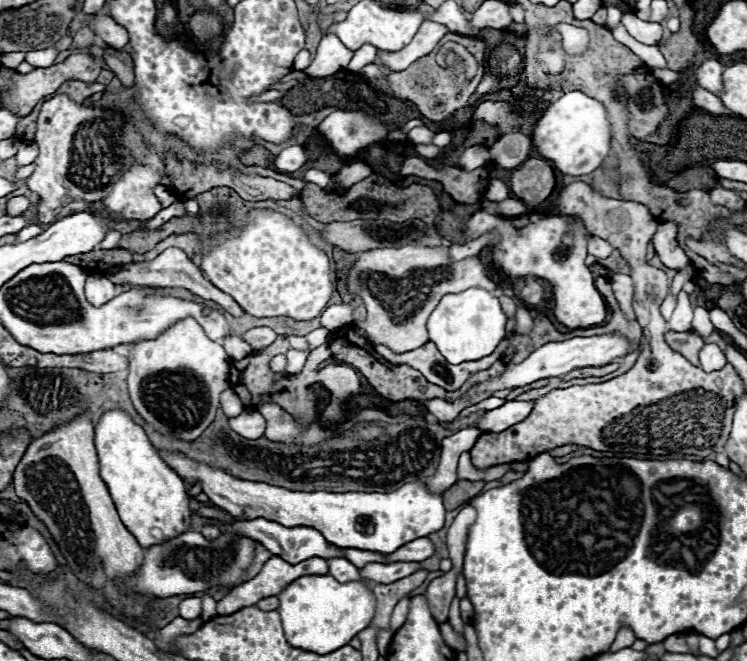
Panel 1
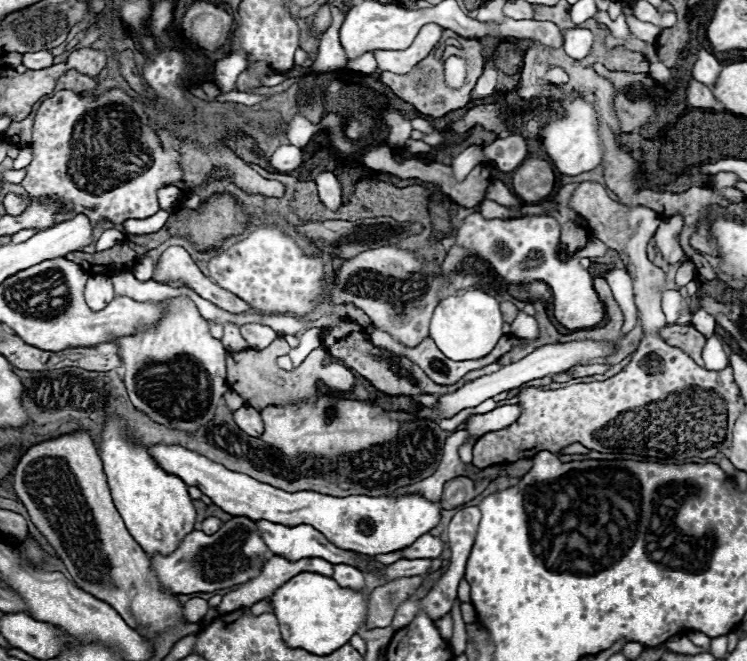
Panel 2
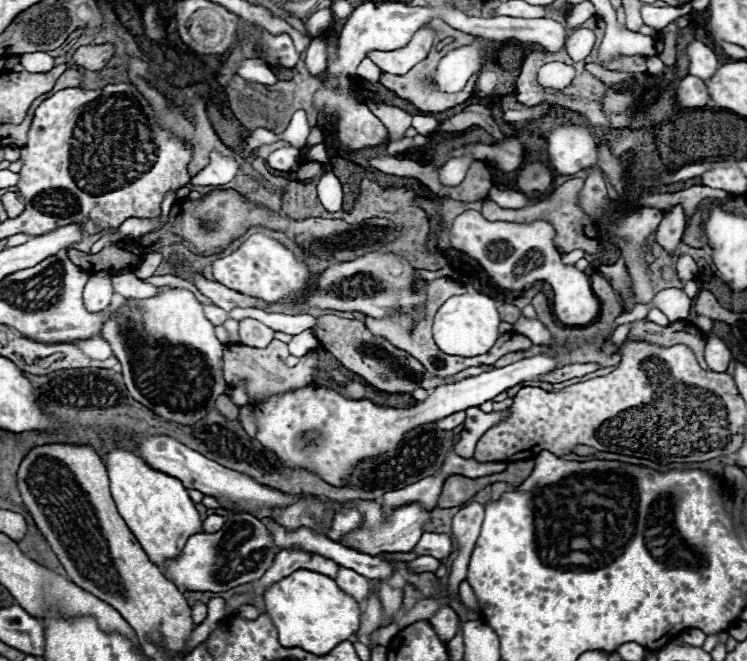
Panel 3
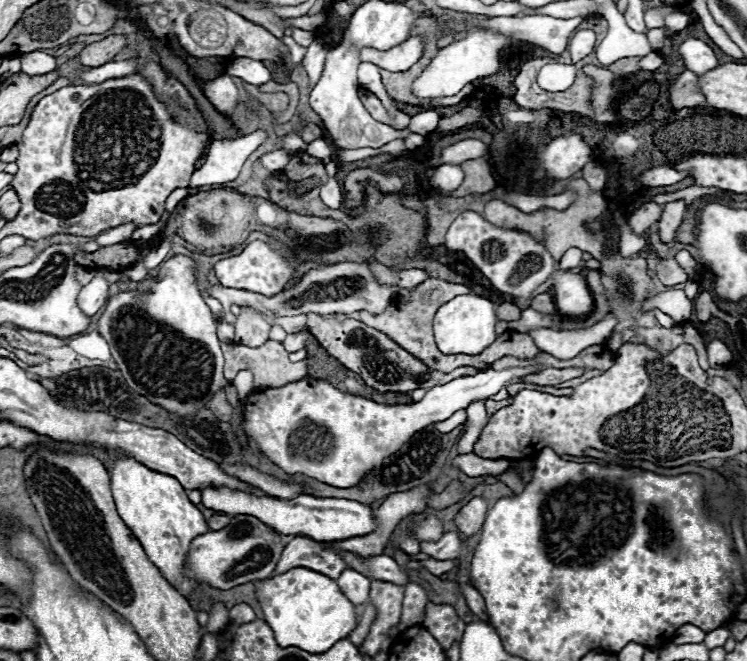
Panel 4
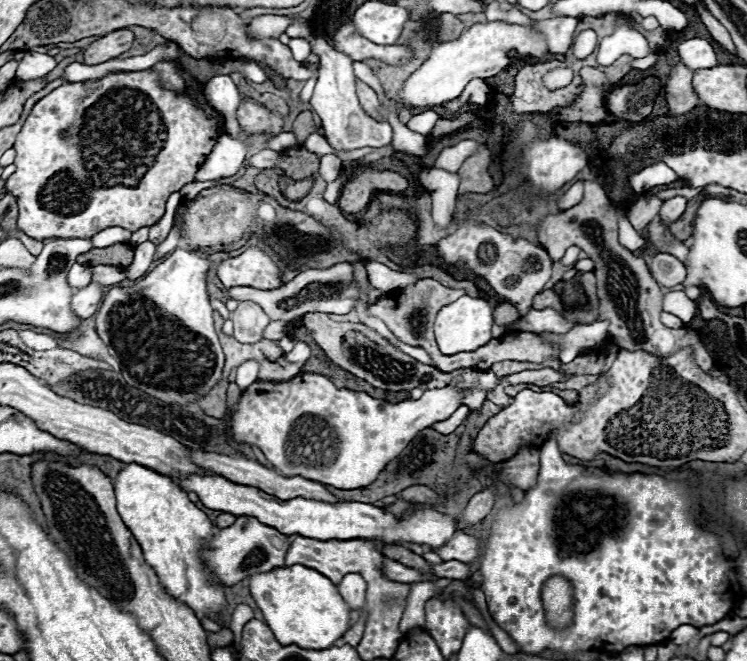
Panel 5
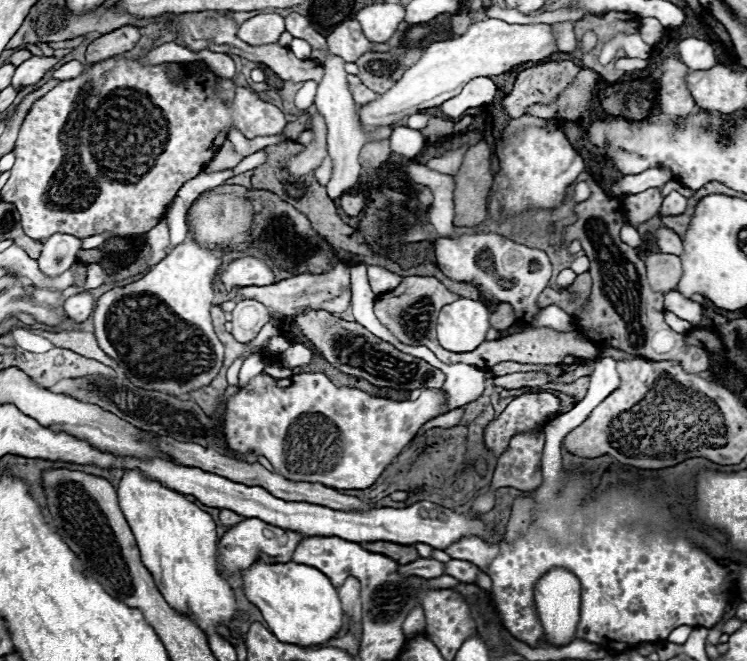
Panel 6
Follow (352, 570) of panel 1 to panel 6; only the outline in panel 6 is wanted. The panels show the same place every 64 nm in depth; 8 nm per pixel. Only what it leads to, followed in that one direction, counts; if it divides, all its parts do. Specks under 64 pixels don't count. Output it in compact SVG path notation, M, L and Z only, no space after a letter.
M350 576L346 578L346 582L338 588L340 600L342 600L342 608L348 616L352 616L352 626L350 630L360 626L360 610L362 610L362 602L360 602L360 582L358 578Z

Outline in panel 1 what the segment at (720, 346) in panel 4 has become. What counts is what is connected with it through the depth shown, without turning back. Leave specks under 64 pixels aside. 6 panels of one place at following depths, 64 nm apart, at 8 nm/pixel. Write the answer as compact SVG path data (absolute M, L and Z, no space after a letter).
M706 344L700 350L700 368L705 372L720 370L727 363L726 357L716 344Z

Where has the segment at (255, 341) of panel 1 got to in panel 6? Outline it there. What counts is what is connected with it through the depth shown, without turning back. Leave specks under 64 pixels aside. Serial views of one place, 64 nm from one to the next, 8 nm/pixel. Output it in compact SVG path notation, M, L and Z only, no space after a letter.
M242 300L232 310L232 334L238 342L250 342L256 338L260 328L270 320L268 310L256 300Z

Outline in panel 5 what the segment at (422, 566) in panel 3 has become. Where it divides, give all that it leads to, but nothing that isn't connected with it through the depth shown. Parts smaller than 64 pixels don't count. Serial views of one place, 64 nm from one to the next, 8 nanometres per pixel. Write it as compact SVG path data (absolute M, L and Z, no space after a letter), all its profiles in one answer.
M448 560L440 564L432 564L432 570L438 578L452 578L452 580L466 580L470 576L470 566L458 560Z

